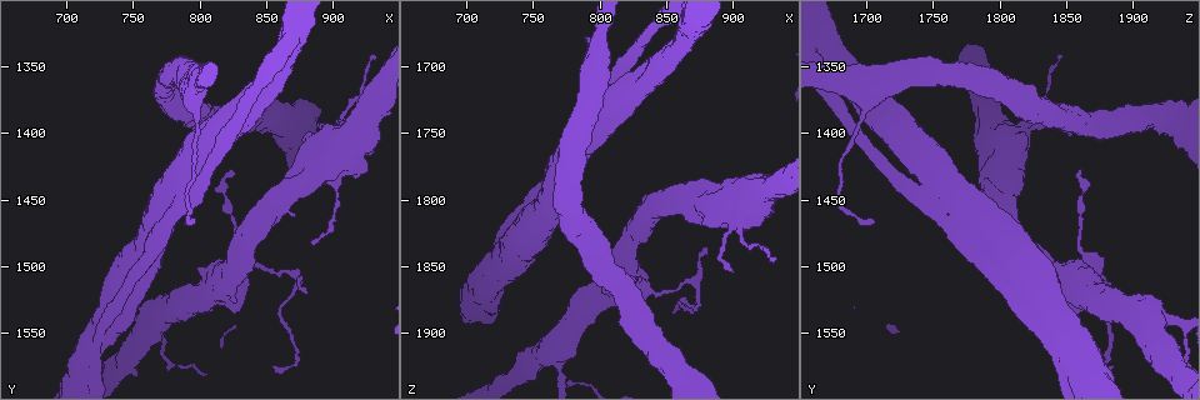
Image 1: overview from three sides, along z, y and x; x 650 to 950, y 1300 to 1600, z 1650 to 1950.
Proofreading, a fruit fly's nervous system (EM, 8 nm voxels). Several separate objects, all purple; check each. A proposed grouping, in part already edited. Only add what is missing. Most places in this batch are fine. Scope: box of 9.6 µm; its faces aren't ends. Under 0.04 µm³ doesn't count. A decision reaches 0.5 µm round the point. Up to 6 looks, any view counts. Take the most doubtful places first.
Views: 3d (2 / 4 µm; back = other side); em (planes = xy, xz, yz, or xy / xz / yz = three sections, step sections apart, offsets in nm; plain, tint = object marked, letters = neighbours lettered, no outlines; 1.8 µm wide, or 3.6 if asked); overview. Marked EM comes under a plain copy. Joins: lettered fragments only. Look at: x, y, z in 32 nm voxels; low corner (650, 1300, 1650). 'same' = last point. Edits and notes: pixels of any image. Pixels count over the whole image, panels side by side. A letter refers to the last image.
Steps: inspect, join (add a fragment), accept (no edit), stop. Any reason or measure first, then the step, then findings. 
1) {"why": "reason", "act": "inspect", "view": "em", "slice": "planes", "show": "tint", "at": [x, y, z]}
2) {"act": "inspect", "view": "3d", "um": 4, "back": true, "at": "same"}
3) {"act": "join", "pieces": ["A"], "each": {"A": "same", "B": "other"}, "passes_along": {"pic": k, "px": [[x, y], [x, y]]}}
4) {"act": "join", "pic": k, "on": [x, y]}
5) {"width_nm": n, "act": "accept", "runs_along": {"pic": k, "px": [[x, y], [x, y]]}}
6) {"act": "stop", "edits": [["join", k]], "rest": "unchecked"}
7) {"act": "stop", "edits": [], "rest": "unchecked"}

{"why": "sharp bend", "act": "inspect", "view": "3d", "um": 4, "at": [800, 1428, 1734]}

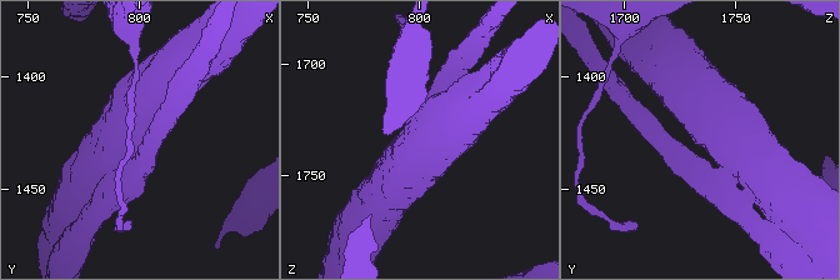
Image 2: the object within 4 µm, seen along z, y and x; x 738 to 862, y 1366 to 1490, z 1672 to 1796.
{"act": "inspect", "view": "em", "slice": "planes", "show": "tint", "at": [800, 1426, 1735]}

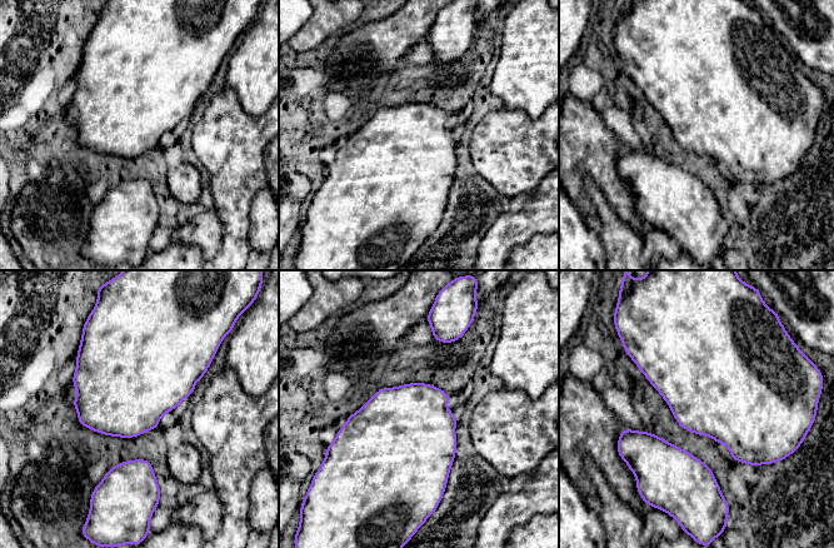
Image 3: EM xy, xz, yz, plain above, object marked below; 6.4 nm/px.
{"act": "inspect", "view": "em", "slice": "planes", "show": "letters", "at": "same"}

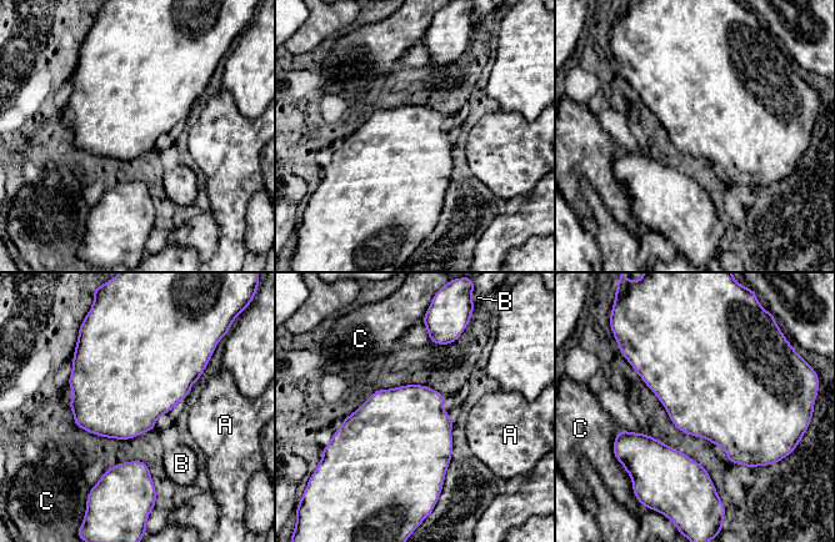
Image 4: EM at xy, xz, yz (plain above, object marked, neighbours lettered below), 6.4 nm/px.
{"width_nm": 600, "act": "accept", "each": {"A": "other", "B": "other", "C": "other"}, "border": {"pic": 4, "px": [[623, 430], [613, 441]]}, "found": "none of them fits"}

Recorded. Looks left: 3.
{"why": "side arm on a straight run", "act": "inspect", "view": "3d", "um": 4, "back": true, "at": [864, 1338, 1670]}

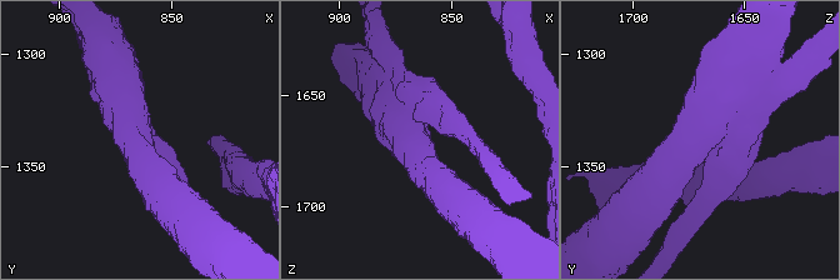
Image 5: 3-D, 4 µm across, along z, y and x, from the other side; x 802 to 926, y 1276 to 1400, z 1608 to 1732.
{"arms": 3, "arm_widths_nm": [340, 440, 700], "act": "inspect", "view": "em", "slice": "xz", "step": 8, "show": "tint", "at": [864, 1337, 1668]}

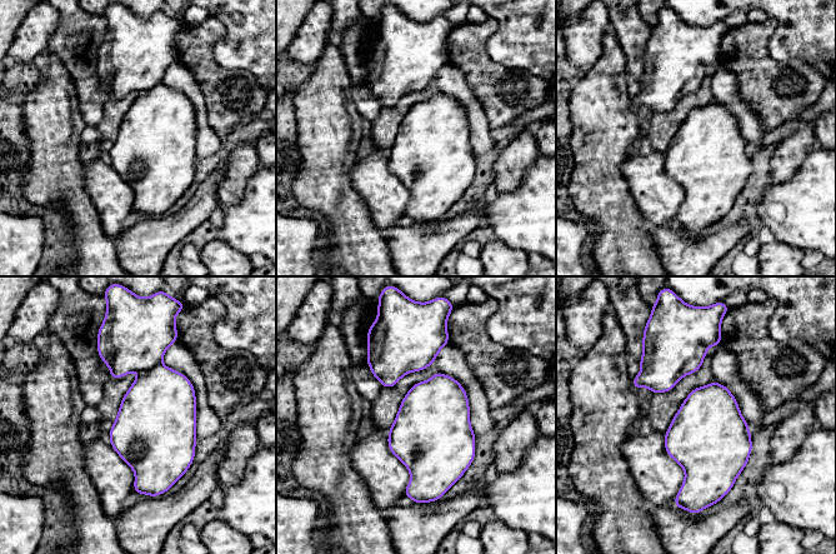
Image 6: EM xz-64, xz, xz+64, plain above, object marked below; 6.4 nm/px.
{"why": "cut it another way", "act": "inspect", "view": "em", "slice": "planes", "show": "letters", "at": "same"}

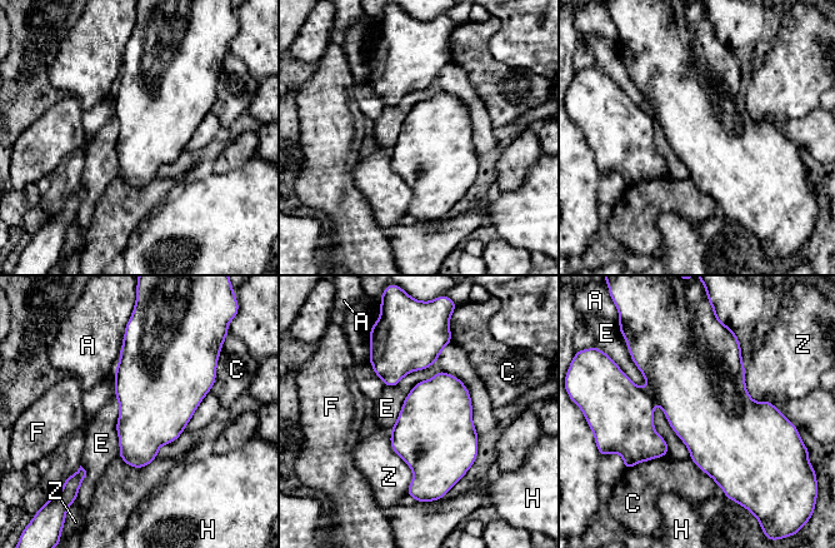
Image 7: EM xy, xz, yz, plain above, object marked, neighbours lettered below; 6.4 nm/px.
{"longest_contact_nm": ["E", 420], "act": "accept", "each": {"A": "other", "C": "other", "E": "other", "F": "other", "H": "other", "Z": "other"}, "border": {"pic": 7, "px": [[655, 402], [690, 456]]}, "found": "none of them fits"}

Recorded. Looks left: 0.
{"act": "stop", "edits": [], "rest": "unchecked"}

